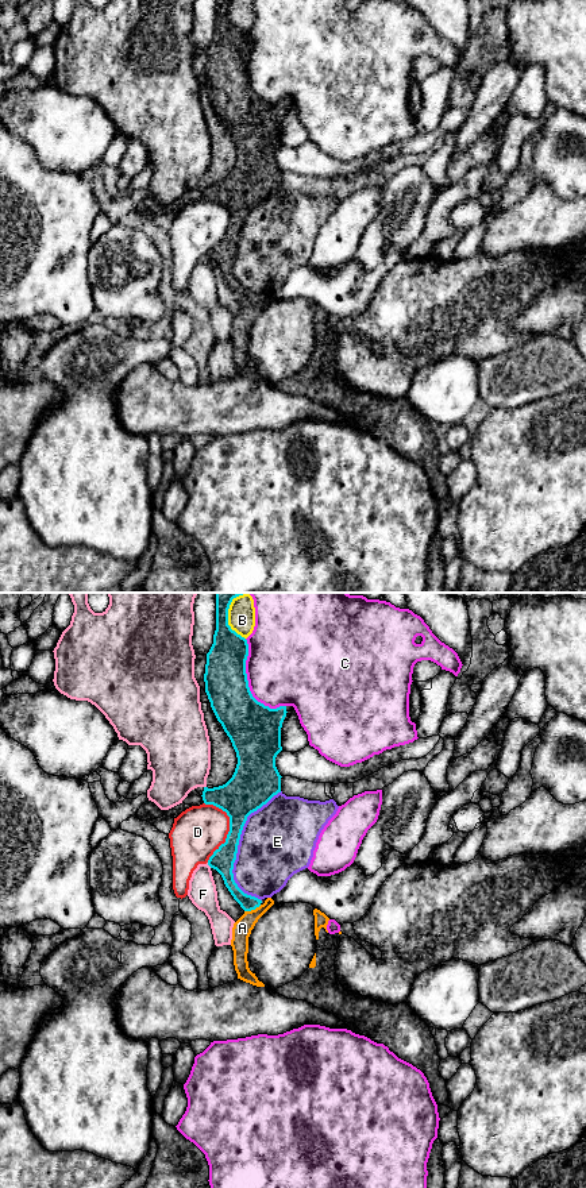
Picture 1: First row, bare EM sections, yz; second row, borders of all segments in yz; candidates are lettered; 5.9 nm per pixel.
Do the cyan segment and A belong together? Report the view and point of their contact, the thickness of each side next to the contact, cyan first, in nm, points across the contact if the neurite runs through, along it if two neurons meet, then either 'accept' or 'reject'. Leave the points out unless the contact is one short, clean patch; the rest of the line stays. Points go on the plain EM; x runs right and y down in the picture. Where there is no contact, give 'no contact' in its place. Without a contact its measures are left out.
yz (253, 304) | 90/110 nm | across yz (247, 297), (253, 304), (250, 313), (242, 323) | accept

